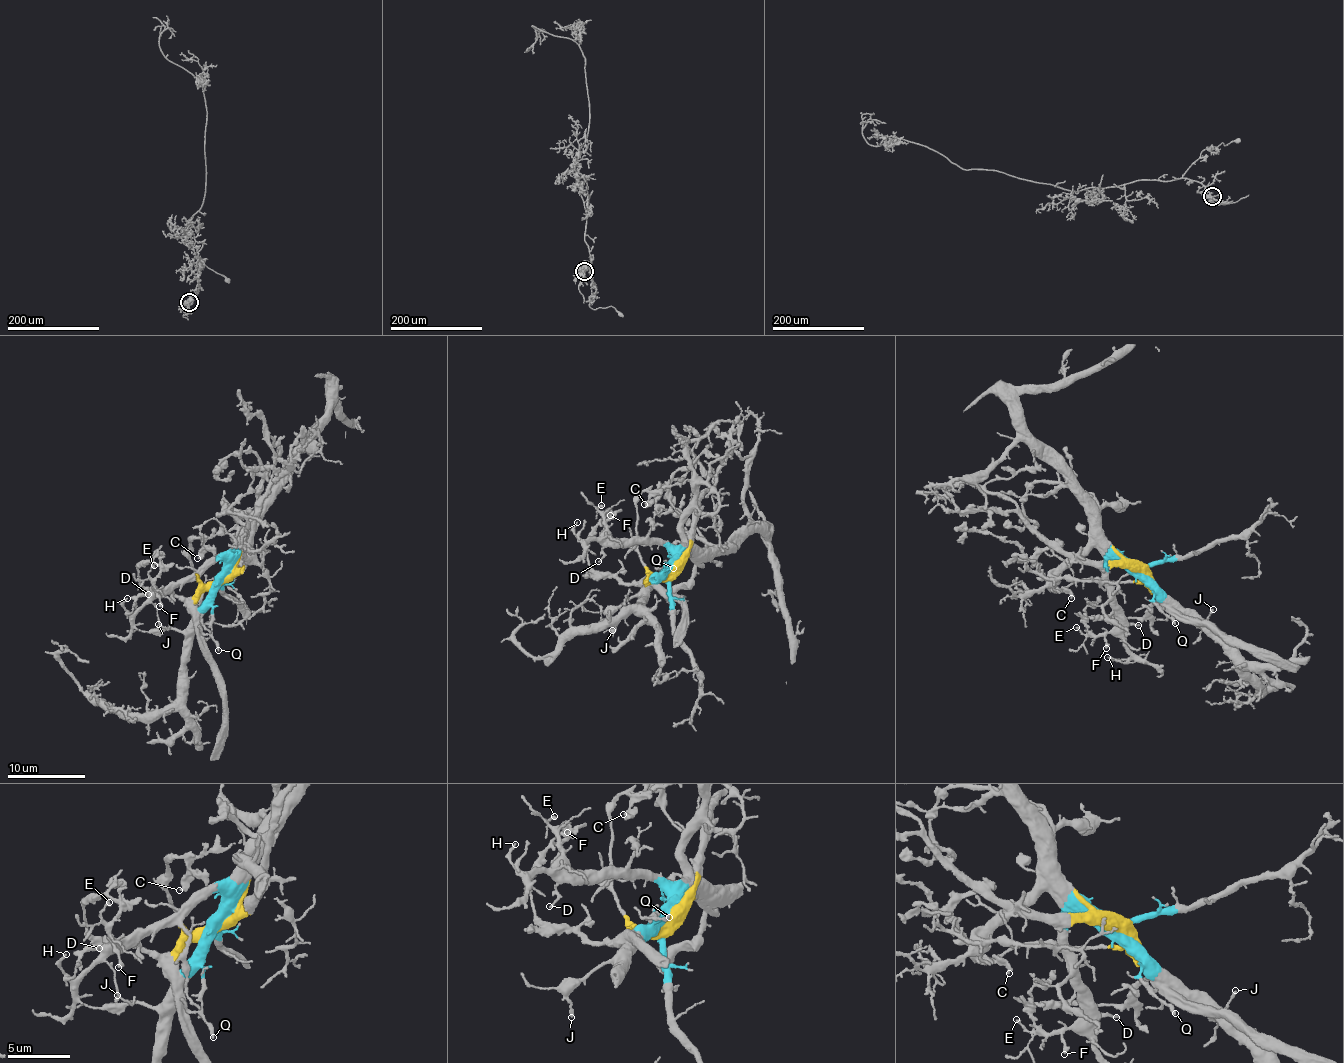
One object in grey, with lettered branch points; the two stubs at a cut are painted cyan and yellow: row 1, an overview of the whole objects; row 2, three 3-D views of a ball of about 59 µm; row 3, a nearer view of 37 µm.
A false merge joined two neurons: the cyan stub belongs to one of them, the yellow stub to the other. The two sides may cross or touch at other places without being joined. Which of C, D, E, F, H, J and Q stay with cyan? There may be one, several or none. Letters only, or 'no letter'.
D, E, F, H, J, Q

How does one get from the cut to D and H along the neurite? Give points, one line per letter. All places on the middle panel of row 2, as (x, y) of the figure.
D: (674, 572), (672, 552), (666, 545), (649, 540), (604, 546), (598, 561)
H: (674, 572), (672, 552), (666, 545), (602, 538), (585, 541), (574, 532), (574, 524), (578, 522)

